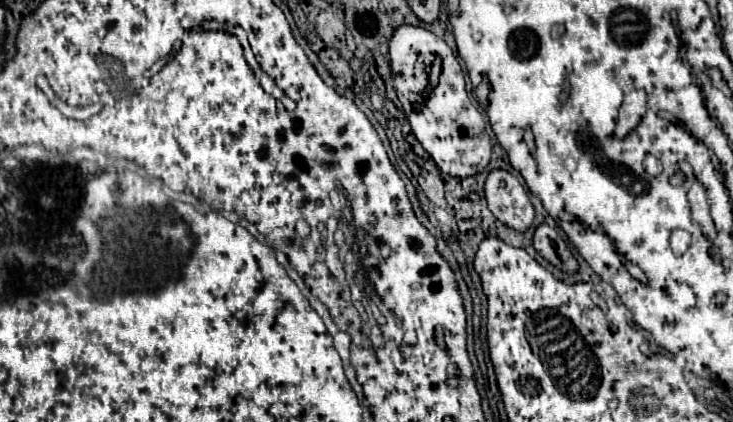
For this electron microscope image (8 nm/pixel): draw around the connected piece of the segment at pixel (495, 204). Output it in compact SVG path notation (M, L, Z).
M495 169L489 173L485 181L485 201L489 211L515 231L527 231L533 223L535 209L529 195L509 171Z

